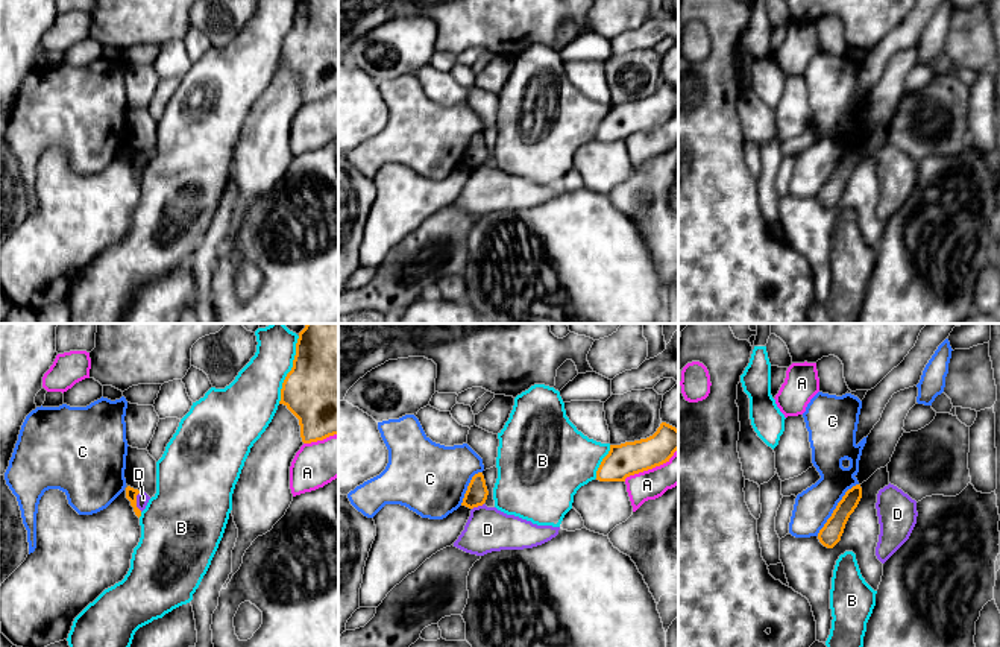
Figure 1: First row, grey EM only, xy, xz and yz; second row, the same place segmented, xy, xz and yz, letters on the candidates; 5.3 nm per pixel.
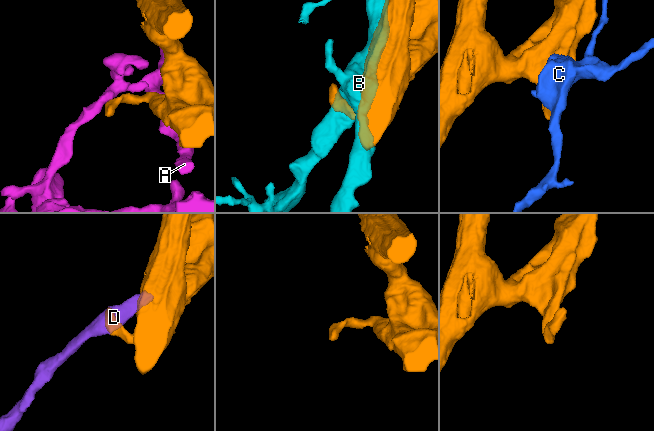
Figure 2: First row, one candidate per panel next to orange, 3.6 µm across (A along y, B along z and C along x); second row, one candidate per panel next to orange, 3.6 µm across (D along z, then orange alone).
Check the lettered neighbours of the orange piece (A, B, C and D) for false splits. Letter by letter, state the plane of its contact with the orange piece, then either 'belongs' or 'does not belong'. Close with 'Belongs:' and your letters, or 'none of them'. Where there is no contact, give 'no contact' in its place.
A: contact in xz; does not belong
B: contact in xy; does not belong
C: contact in yz; does not belong
D: contact in xy; does not belong
Belongs: none of them

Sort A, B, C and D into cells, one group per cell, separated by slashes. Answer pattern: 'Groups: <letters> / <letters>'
Groups: A / B / C / D

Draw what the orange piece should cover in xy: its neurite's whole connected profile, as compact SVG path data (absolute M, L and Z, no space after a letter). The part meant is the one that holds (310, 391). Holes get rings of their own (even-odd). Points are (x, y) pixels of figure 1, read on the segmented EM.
M307 324L281 401L297 419L303 443L338 436L338 324Z

